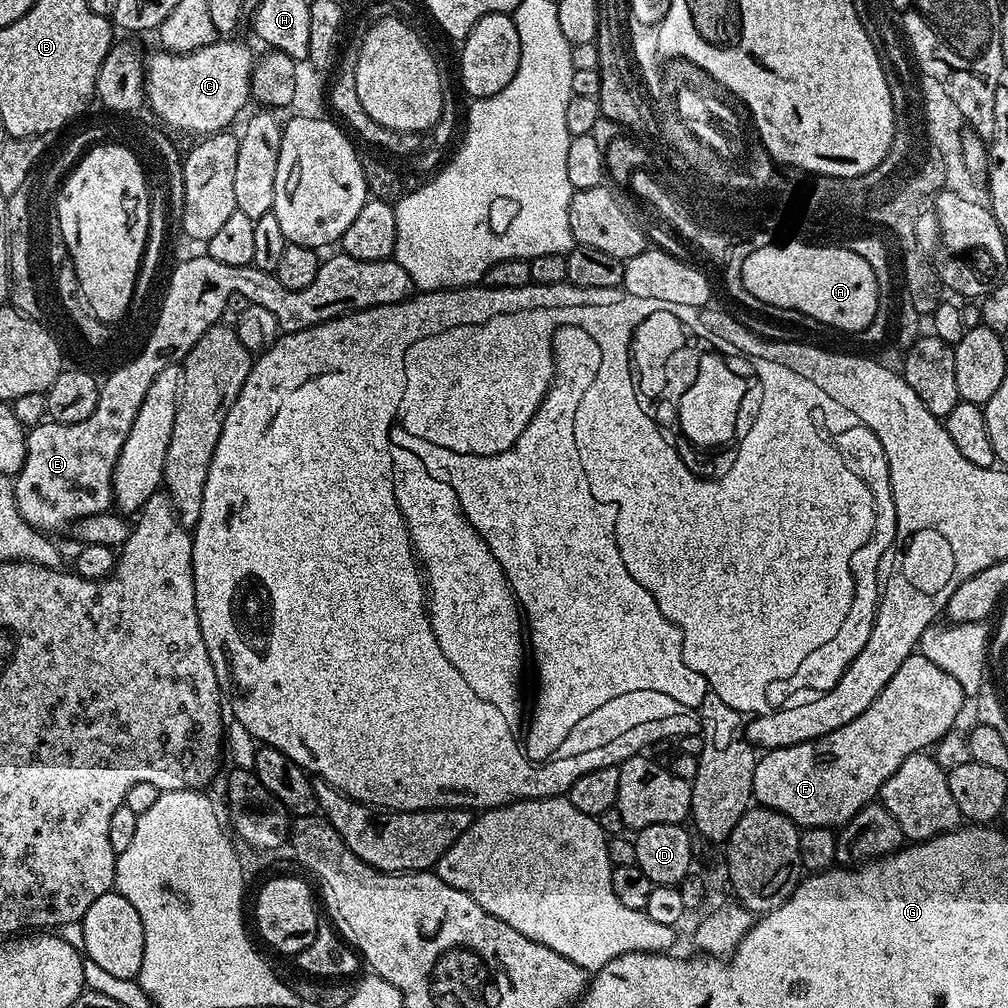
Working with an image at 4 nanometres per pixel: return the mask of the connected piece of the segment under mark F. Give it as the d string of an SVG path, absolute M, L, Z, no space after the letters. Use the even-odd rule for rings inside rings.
M913 654L898 666L894 678L886 682L882 694L854 718L854 722L846 722L838 730L830 730L830 734L807 740L794 746L777 746L767 749L757 759L754 770L752 794L757 805L773 808L786 814L801 829L830 828L839 829L847 820L854 818L858 810L873 803L879 797L880 788L902 766L902 762L910 754L923 752L940 743L941 738L957 727L960 711L964 708L966 694L942 666L934 666L930 658Z

